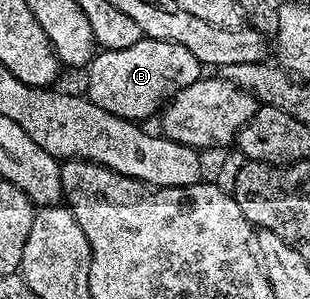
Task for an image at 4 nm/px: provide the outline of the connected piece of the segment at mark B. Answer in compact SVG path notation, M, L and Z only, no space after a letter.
M143 39L132 43L132 47L99 52L90 62L88 72L85 92L96 107L125 121L142 123L154 112L155 116L167 99L199 81L204 67L196 55L192 55L188 47L180 47L180 43Z

